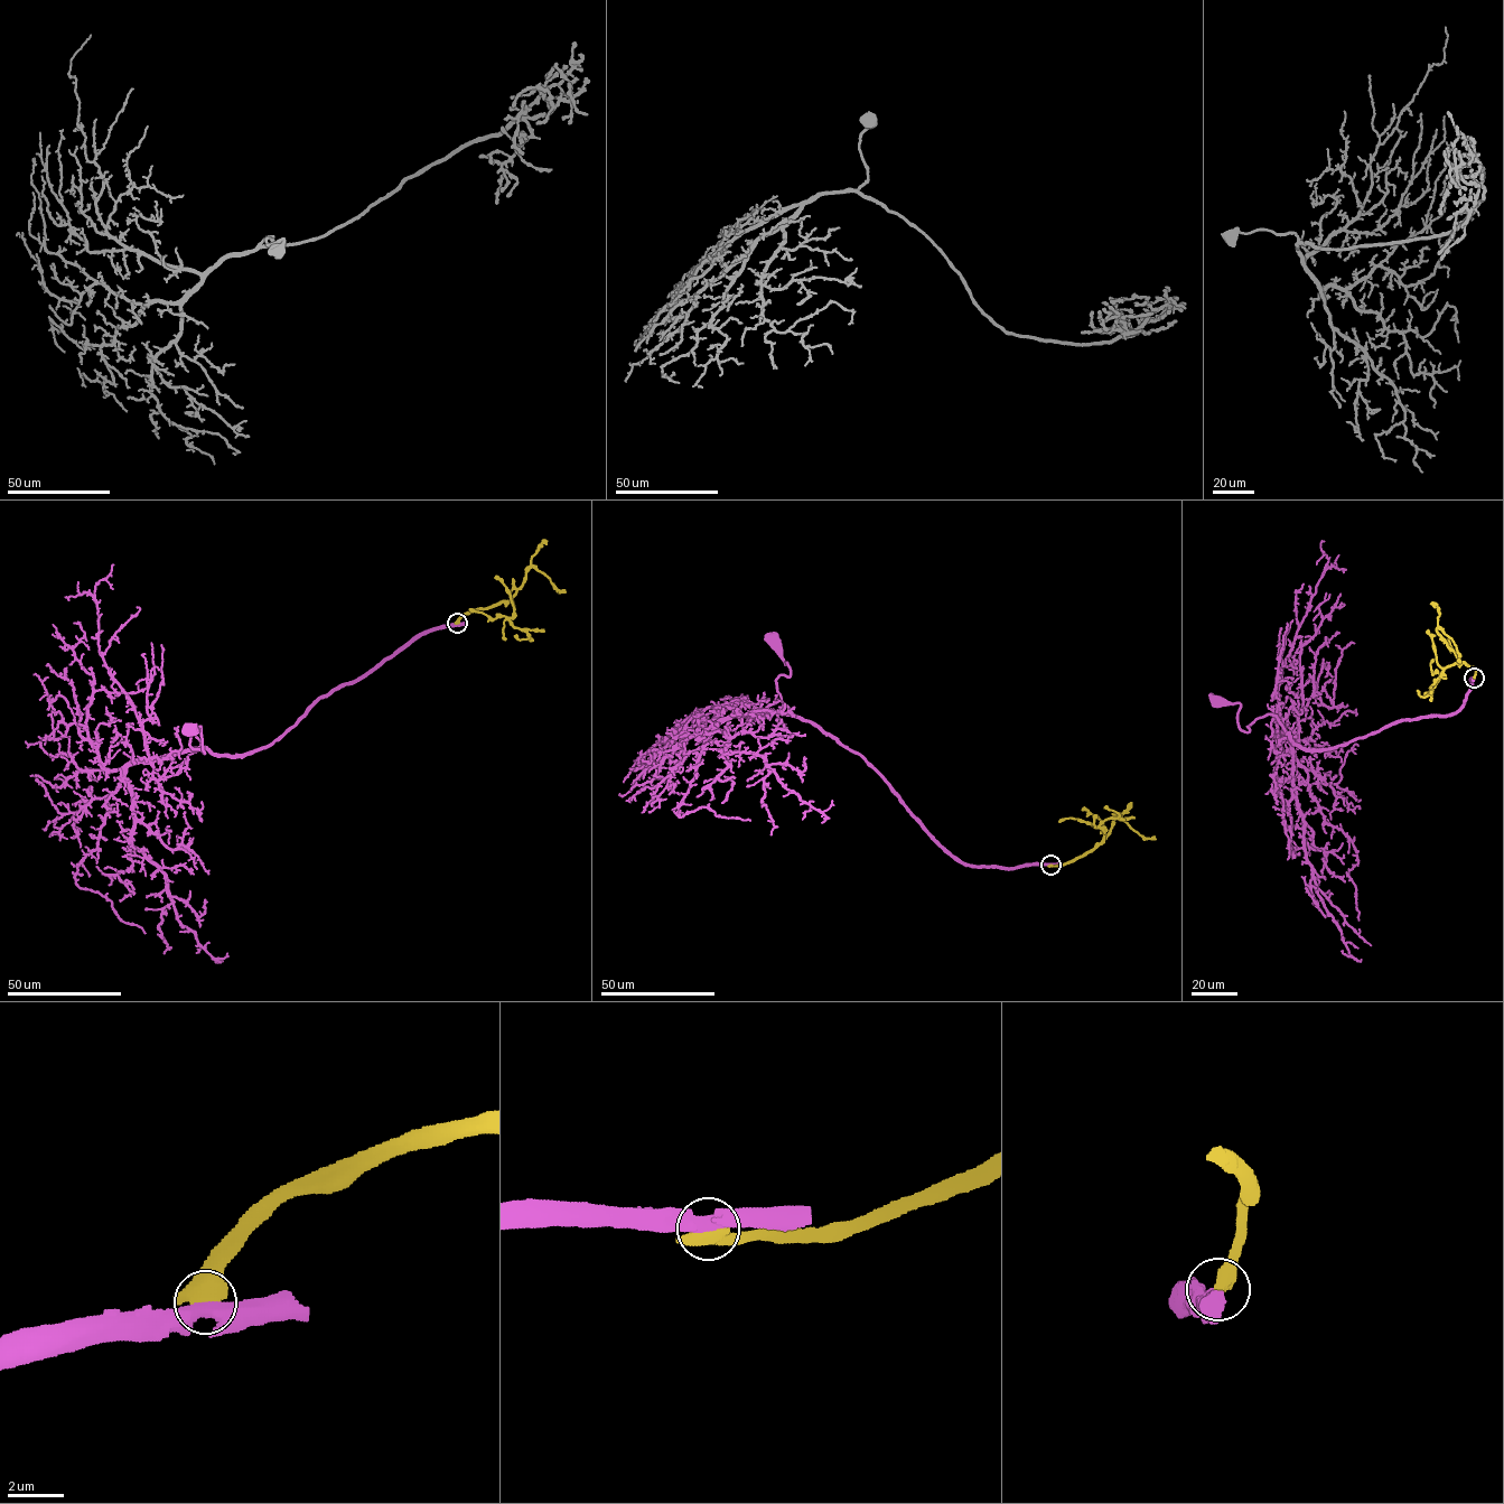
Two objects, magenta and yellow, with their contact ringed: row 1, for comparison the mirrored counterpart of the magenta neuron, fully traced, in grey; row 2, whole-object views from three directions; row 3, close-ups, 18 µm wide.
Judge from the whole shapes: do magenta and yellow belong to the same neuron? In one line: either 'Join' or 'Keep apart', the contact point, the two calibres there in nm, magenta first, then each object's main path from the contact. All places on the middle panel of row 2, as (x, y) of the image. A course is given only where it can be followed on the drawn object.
Keep apart. Place: (1051, 865). Thickness 480 nm (magenta) against 700 nm. Course of magenta: (1051, 865), (1002, 869), (956, 860), (866, 760), (787, 713), (776, 679), (791, 671), (774, 642). Course of yellow: (1051, 865), (1064, 865), (1092, 851), (1111, 828), (1115, 814), (1143, 838), (1156, 839)

